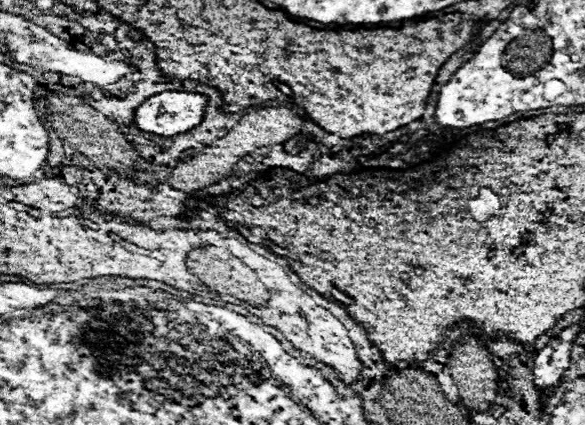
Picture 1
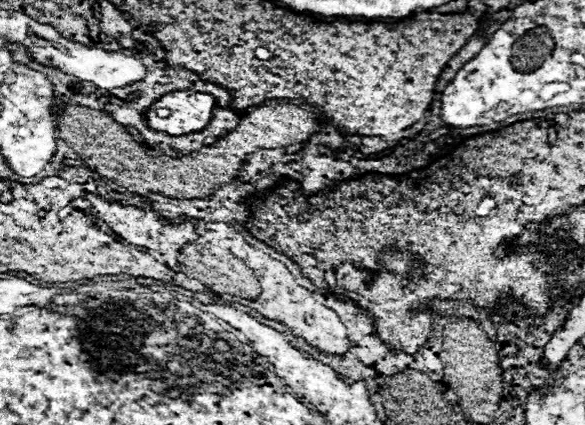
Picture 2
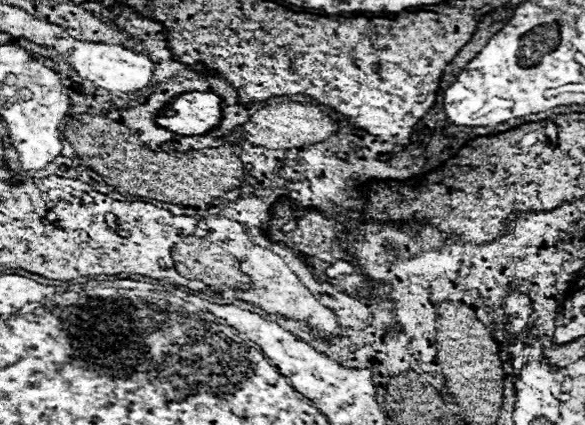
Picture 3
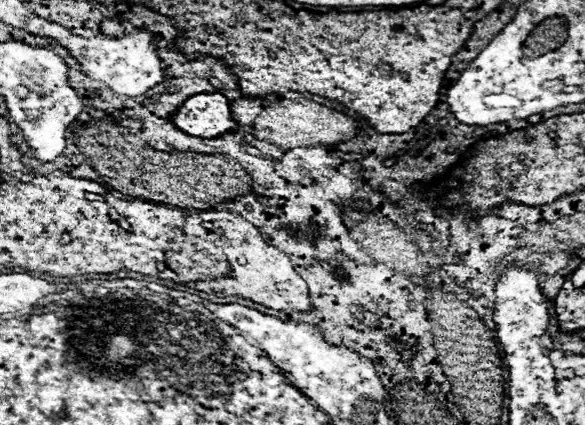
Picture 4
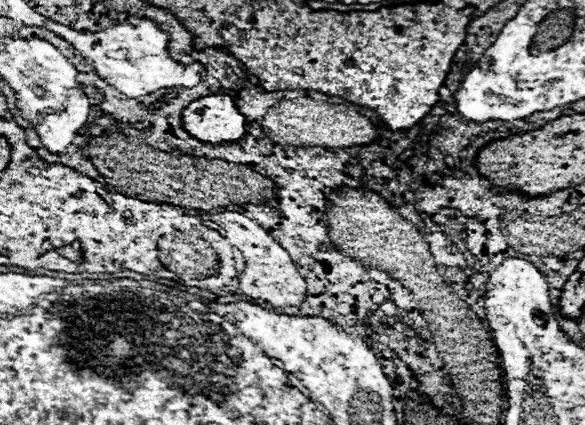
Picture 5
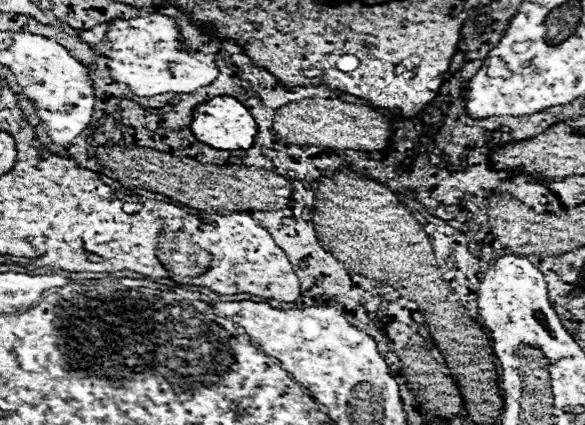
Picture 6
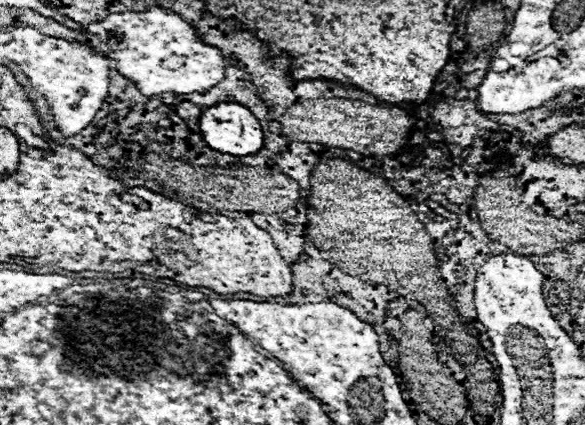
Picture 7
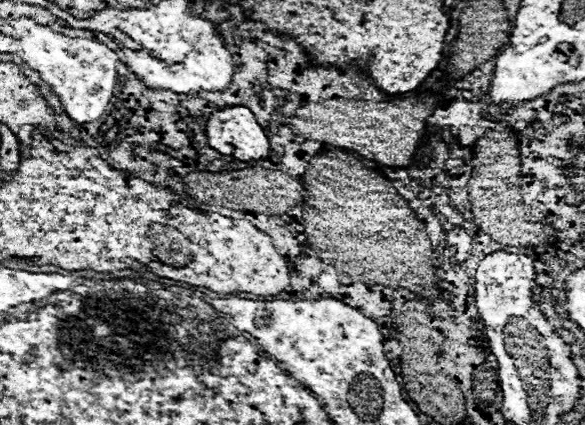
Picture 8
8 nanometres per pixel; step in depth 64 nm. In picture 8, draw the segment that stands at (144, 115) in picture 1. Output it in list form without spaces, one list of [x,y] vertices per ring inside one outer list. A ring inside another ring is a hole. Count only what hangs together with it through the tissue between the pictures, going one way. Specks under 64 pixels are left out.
[[[224,106],[220,110],[214,110],[206,122],[206,136],[208,136],[208,144],[214,150],[218,150],[220,154],[244,160],[244,162],[268,158],[270,154],[270,144],[262,126],[256,122],[254,114],[244,106]]]

